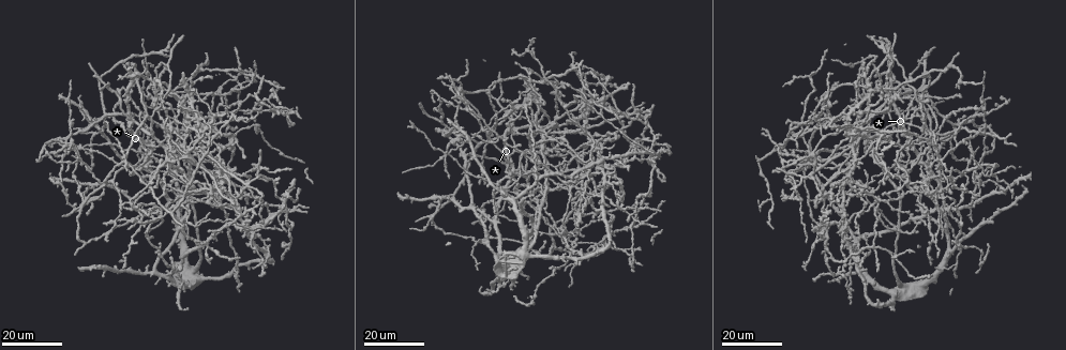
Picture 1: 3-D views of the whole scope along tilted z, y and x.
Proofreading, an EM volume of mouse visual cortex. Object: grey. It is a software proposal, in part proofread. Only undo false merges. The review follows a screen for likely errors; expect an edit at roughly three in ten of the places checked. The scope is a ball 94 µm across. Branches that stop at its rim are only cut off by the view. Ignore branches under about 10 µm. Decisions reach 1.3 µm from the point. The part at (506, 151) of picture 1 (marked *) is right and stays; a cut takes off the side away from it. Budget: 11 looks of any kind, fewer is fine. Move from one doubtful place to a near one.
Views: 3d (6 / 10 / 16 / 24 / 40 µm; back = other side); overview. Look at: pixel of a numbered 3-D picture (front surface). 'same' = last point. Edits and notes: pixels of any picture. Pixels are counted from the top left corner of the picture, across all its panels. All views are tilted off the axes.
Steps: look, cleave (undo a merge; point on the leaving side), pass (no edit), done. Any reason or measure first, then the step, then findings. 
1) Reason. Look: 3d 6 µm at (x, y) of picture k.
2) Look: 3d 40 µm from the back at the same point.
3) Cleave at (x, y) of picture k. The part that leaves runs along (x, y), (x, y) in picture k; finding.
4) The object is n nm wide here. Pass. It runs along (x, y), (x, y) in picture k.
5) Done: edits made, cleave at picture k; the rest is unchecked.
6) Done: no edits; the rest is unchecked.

Look: 3d 24 µm at (912, 109) of picture 1.

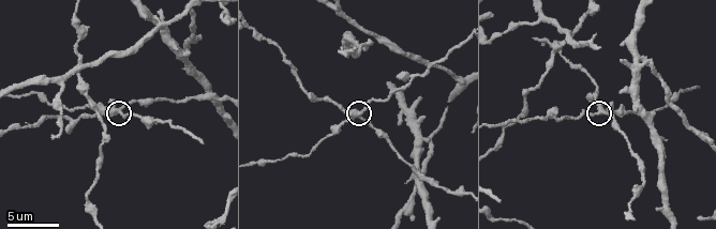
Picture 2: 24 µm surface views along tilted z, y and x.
Look: 3d 10 µm at (359, 114) of picture 2.

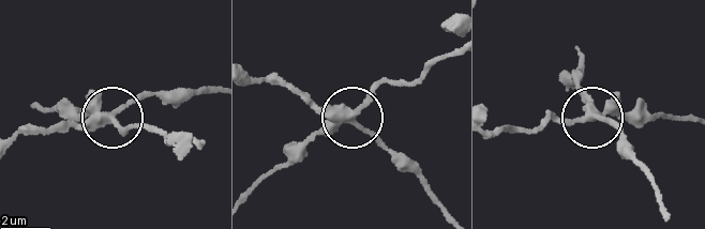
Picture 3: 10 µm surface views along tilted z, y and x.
4 arms meet here. Cleave at (89, 91) of picture 3. The part that leaves runs along (108, 120), (117, 128), (153, 130), (196, 142) in picture 3; two neurons meet here.

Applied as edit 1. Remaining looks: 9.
Three arms meet. Look: 3d 24 µm at (619, 231) of picture 1.

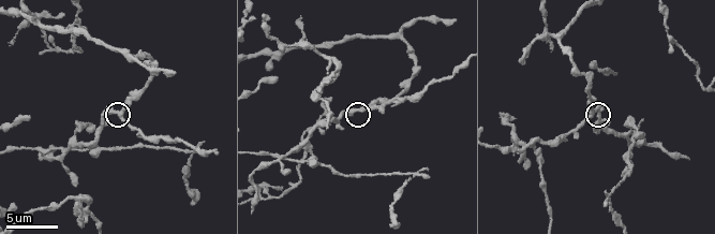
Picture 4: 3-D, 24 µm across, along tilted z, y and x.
Look: 3d 10 µm at (118, 114) of picture 4.

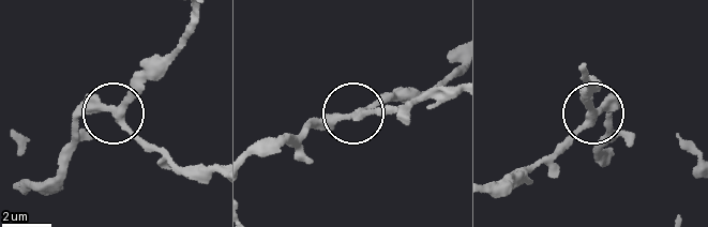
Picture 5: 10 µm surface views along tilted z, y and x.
The side arm is 22 µm long; 3 arms meet here. Pass. One neuron here.

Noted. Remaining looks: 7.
Look: overview.

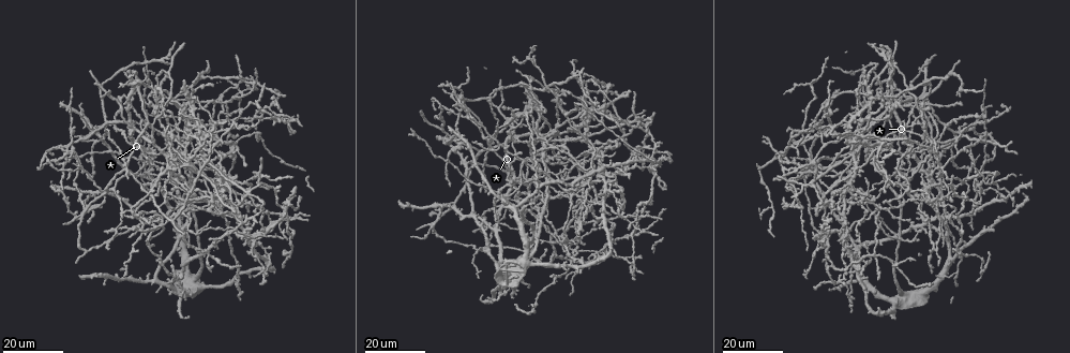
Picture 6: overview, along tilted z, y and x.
Calibre changes. Look: 3d 24 µm at (979, 199) of picture 6.

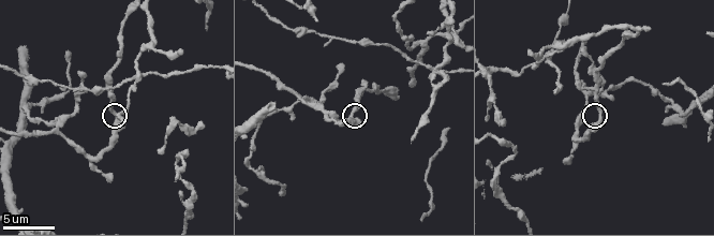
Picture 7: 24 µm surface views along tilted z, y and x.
Look: 3d 10 µm at (599, 124) of picture 7.

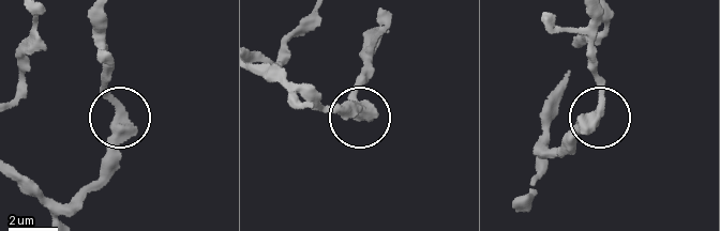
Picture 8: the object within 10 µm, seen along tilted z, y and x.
Look: 3d 10 µm from the back at (116, 118) of picture 8.

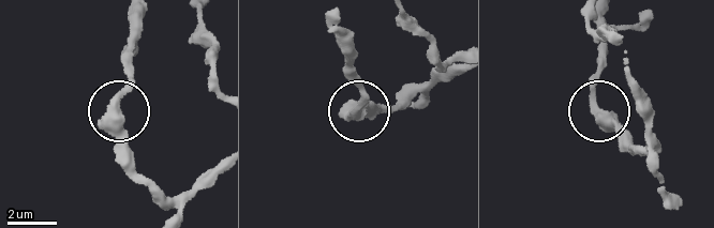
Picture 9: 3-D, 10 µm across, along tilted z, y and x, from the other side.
The object is 380 nm wide here. Pass. It runs along (457, 69), (399, 104), (357, 108), (361, 88), (354, 73) in picture 9; continuous, no second neuron.

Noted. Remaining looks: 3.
Two arms in line, one across. Look: 3d 16 µm at (811, 173) of picture 6.

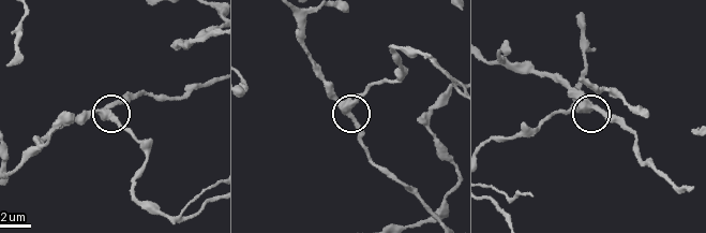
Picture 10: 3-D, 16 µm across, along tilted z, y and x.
Look: 3d 6 µm at (345, 104) of picture 10.

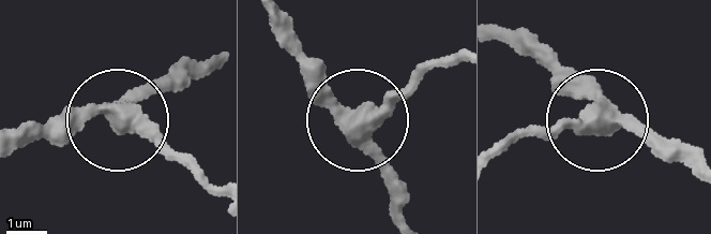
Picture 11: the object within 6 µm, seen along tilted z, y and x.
Pass. It runs along (695, 174), (602, 125), (545, 61) in picture 11; continuous, no second neuron.

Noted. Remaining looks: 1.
Done: edits made, cleave at picture 3; the rest is unchecked.

